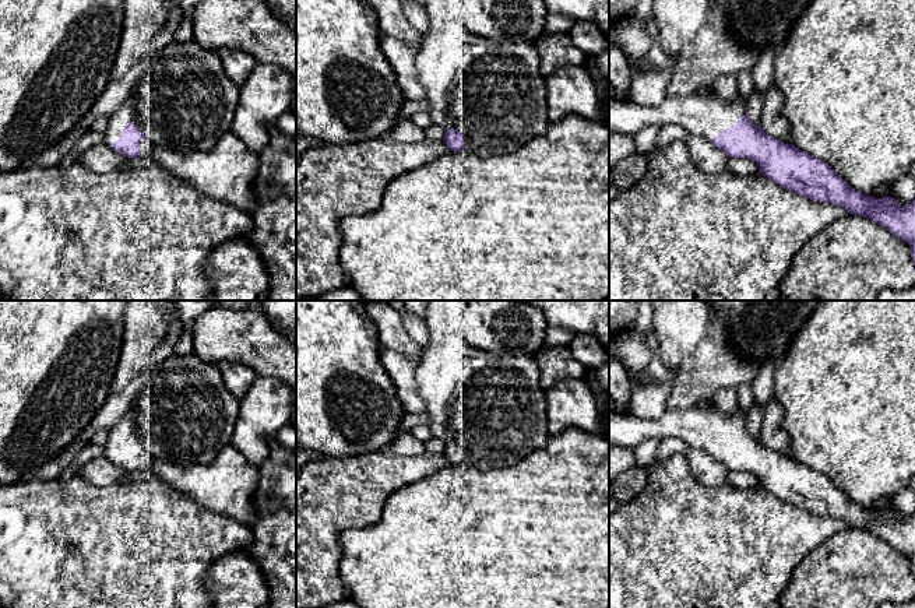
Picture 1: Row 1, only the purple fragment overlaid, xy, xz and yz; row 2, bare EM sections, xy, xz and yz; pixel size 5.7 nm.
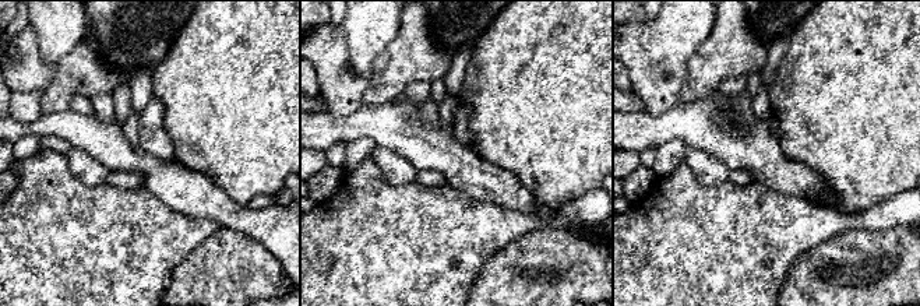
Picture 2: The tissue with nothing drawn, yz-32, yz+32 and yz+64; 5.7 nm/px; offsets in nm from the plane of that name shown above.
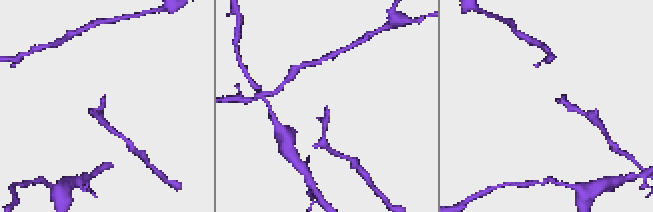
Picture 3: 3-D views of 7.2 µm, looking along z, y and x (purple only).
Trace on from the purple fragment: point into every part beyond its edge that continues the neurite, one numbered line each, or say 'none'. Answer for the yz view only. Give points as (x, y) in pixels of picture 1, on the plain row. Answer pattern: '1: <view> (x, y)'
1: yz (706, 429)

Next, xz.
1: xz (492, 406)

